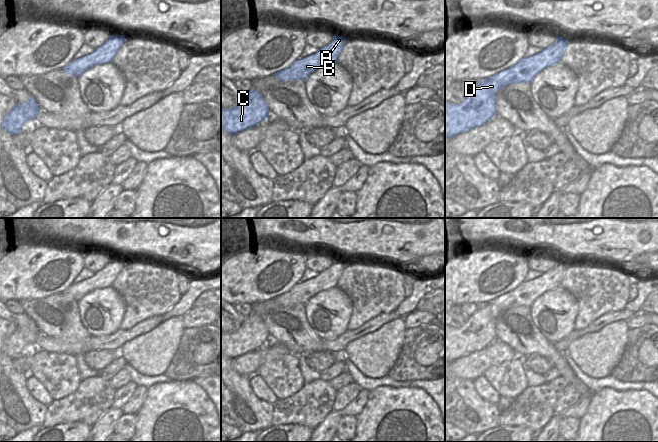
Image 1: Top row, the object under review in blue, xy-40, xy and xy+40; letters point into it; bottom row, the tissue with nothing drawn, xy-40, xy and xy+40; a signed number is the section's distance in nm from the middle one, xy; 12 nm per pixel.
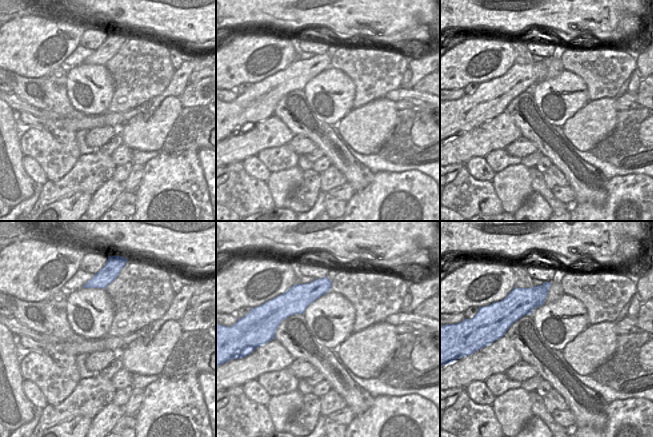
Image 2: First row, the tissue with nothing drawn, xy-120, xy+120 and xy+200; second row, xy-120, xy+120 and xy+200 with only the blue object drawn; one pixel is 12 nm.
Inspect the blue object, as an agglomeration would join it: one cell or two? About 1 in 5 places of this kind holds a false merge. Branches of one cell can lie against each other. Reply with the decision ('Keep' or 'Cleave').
Keep.

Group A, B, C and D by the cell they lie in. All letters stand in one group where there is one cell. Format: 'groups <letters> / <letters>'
groups A B C D

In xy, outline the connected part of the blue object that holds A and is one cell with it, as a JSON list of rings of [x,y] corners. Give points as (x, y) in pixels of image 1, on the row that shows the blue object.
[[[334,35],[333,40],[320,48],[316,53],[303,59],[297,59],[291,66],[275,73],[275,77],[283,82],[289,80],[303,80],[321,67],[337,62],[337,59],[346,43],[346,37]]]

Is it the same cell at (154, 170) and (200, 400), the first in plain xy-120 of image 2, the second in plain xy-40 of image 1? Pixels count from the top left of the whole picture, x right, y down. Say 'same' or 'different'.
same

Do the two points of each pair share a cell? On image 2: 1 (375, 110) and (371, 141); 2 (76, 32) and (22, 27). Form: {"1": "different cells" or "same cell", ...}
{"1": "same cell", "2": "same cell"}

